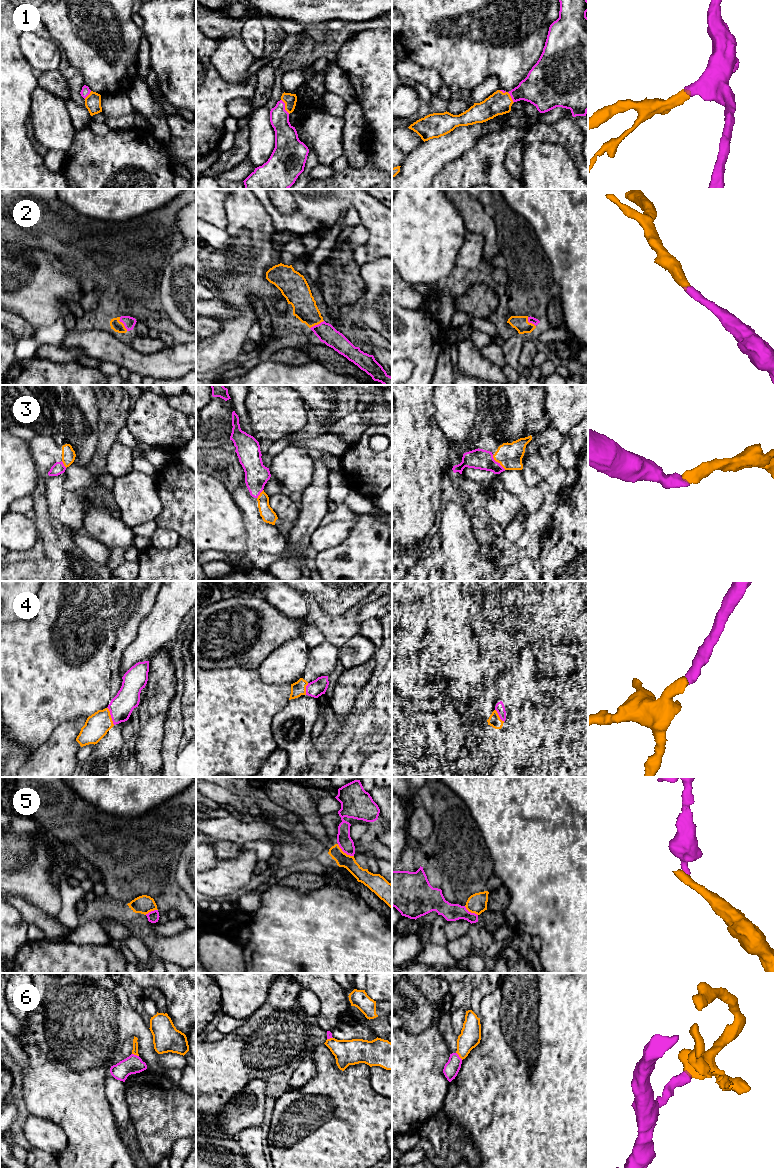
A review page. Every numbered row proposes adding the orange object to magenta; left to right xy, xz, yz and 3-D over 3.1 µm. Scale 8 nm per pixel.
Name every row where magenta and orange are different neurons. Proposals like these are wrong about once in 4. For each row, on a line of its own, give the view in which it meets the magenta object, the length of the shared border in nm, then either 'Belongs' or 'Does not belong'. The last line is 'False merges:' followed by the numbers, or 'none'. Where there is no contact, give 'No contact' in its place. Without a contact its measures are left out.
1: Touches magenta in xz. Shared border 140 nm. Belongs
2: Touches magenta in xy. Shared border 130 nm. Belongs
3: Touches magenta in yz. Shared border 160 nm. Belongs
4: Touches magenta in xy. Shared border 160 nm. Belongs
5: Touches magenta in xz. Shared border 170 nm. Does not belong
6: Touches magenta in yz. Shared border 80 nm. Does not belong
False merges: 5, 6

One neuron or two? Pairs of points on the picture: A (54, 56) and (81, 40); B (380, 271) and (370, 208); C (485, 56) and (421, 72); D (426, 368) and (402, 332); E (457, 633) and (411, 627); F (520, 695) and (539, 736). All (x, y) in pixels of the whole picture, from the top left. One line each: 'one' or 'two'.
A: two
B: two
C: two
D: one
E: two
F: one

